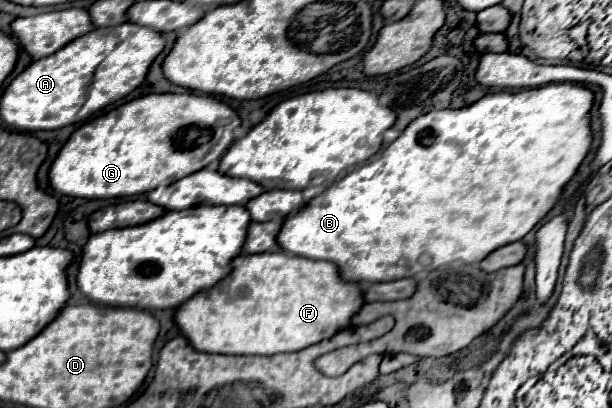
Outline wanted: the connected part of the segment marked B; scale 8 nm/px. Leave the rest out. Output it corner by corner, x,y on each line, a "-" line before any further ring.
547,84
547,86
539,86
533,90
521,90
521,92
488,93
481,100
477,100
475,104
459,108
459,110
427,112
427,114
419,116
417,120
413,120
403,130
403,134
391,146
387,146
383,150
381,158
371,160
369,164
347,174
343,180
331,184
327,188
327,192
321,194
321,198
313,198
311,202
307,202
307,206
301,212
297,212
289,220
285,220
285,224
281,228
281,242
279,244
283,250
289,250
291,254
297,254
303,258
335,262
341,268
341,276
345,276
347,280
353,280
353,282
389,282
389,280
399,280
399,278
411,278
419,270
437,268
439,258
433,258
435,244
427,246
427,242
431,238
443,238
441,240
443,250
451,252
453,260
463,260
465,264
477,264
485,256
489,256
489,252
493,252
505,244
521,240
557,204
563,188
567,186
567,182
571,182
575,178
581,162
589,154
589,148
591,148
591,128
589,128
591,106
593,106
593,92
589,88
579,86
579,84

